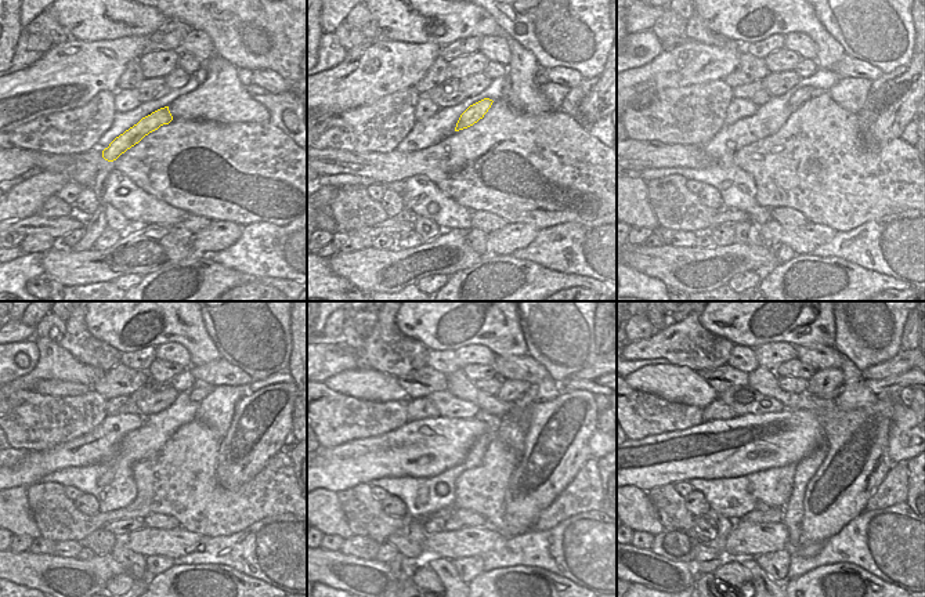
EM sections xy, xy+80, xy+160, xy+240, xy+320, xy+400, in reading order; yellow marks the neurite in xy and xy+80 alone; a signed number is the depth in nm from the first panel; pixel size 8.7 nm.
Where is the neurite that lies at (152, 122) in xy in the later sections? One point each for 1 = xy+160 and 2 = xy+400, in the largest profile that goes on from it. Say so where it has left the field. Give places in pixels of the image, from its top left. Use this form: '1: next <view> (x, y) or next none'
1: next xy+160 (799, 97)
2: next xy+400 (824, 382)

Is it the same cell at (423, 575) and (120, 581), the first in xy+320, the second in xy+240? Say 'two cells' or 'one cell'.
one cell

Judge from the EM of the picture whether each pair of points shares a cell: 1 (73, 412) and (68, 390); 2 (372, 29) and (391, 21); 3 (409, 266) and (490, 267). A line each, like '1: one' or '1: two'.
1: two
2: two
3: two

